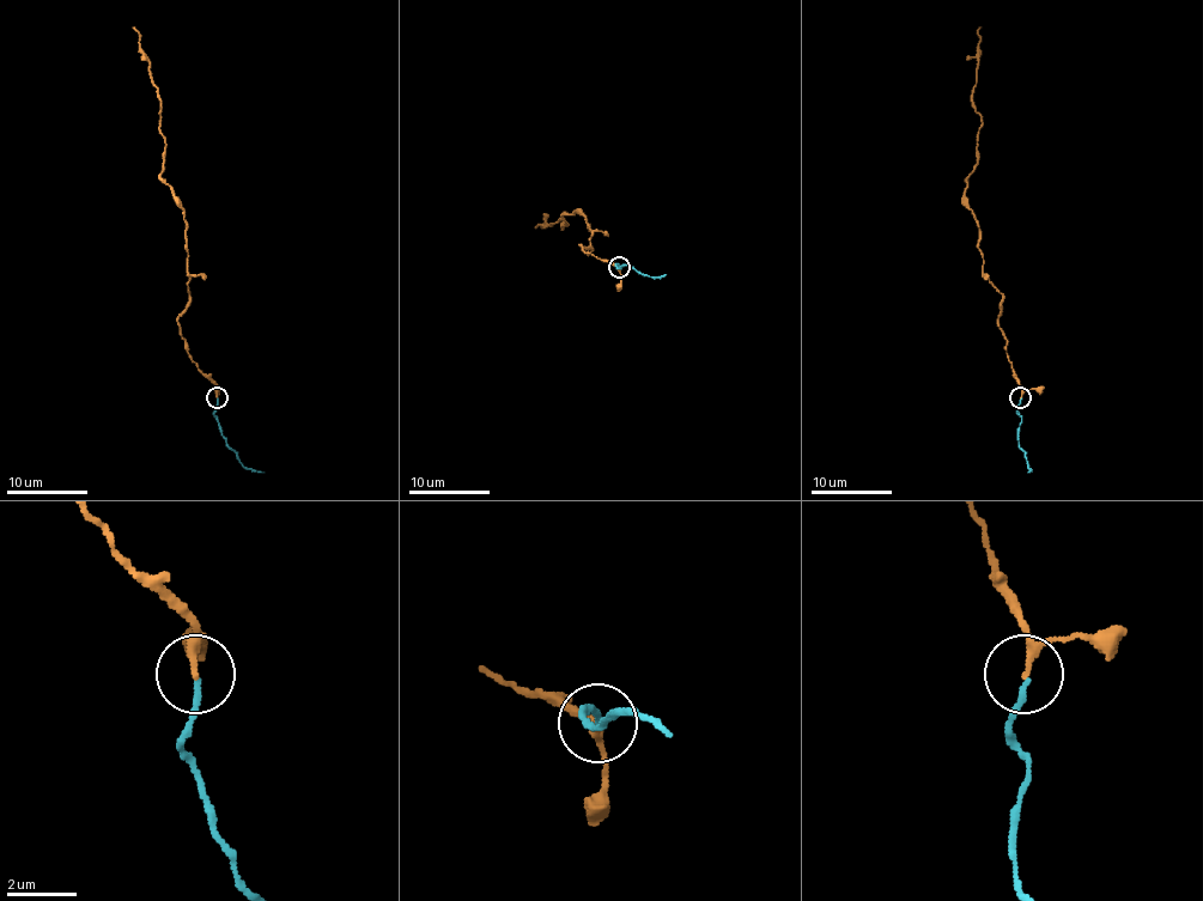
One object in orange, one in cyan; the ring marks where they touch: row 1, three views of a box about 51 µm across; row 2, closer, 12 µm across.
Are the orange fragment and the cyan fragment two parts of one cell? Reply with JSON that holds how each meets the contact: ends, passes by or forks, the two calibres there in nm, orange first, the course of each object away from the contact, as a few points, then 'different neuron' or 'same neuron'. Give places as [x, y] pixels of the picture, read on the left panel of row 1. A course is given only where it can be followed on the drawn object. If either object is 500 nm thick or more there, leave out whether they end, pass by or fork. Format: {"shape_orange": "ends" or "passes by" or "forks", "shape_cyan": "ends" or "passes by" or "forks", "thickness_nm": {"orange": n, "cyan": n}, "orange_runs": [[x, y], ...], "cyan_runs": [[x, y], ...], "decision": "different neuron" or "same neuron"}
{"shape_orange": "passes by", "shape_cyan": "ends", "thickness_nm": {"orange": 170, "cyan": 160}, "orange_runs": [[218, 397], [177, 323], [189, 300], [184, 211], [160, 176], [158, 87], [132, 26]], "cyan_runs": [[218, 397], [213, 415], [225, 444], [244, 467], [265, 473]], "decision": "same neuron"}

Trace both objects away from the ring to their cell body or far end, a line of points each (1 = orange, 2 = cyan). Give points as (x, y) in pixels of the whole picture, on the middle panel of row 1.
1: (620, 267), (579, 244), (591, 249), (587, 220), (577, 212), (563, 217), (563, 229), (563, 220), (534, 229)
2: (620, 269), (615, 267), (627, 265), (646, 275), (667, 275)

